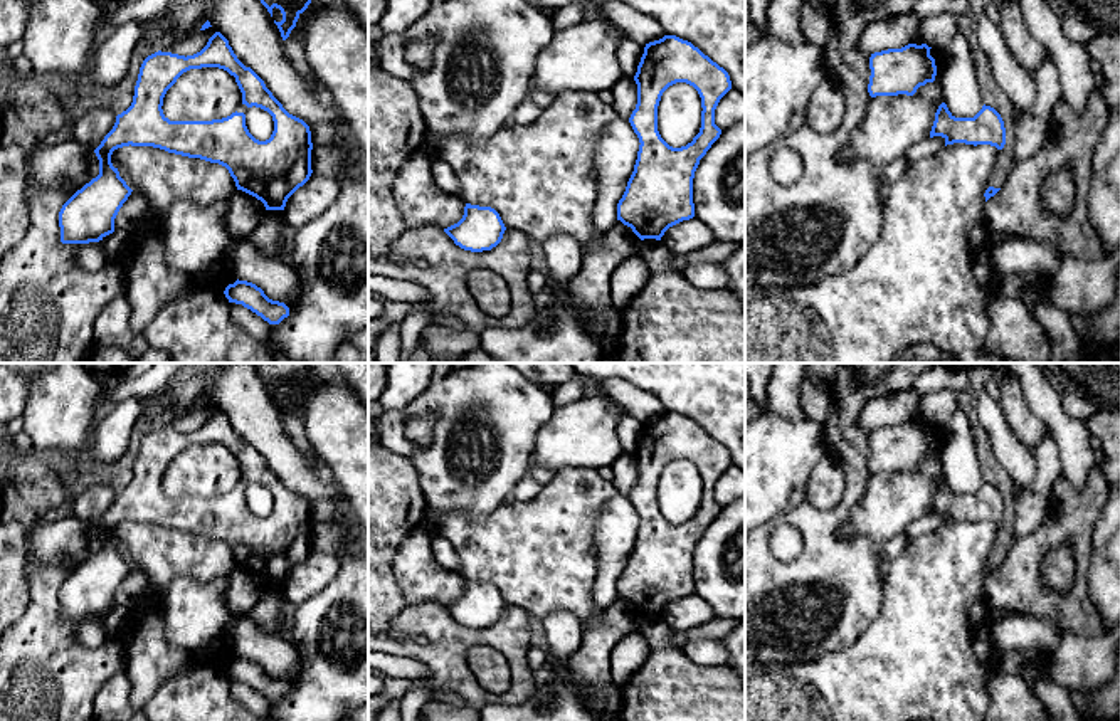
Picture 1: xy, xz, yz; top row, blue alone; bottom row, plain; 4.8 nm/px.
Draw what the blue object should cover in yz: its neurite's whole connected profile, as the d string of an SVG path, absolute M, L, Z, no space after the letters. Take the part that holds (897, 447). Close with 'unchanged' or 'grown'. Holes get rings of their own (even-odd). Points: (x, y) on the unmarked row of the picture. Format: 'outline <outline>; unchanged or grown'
outline M908 420L871 430L869 472L913 472L920 462L933 459L937 442L930 425L927 420Z; unchanged

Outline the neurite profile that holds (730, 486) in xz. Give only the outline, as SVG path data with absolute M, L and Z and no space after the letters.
M732 464L715 486L715 501L723 508L742 497L745 497L745 472Z

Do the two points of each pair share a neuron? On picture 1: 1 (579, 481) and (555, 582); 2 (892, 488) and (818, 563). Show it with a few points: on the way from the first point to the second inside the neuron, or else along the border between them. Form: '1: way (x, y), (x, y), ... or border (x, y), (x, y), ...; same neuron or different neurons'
1: way (567, 506), (555, 528), (555, 557); same neuron
2: border (860, 499), (840, 533), (880, 545); different neurons

